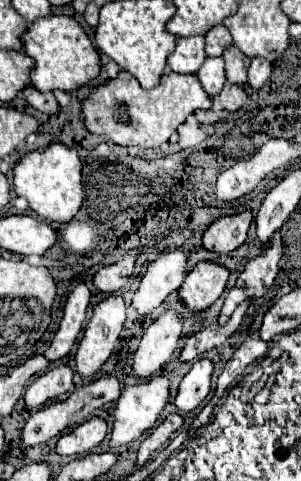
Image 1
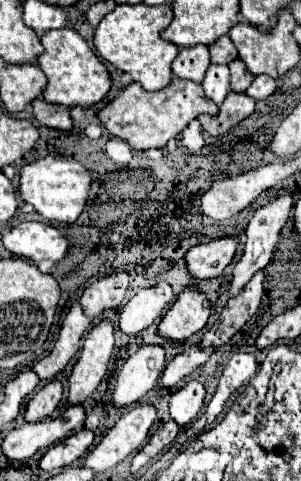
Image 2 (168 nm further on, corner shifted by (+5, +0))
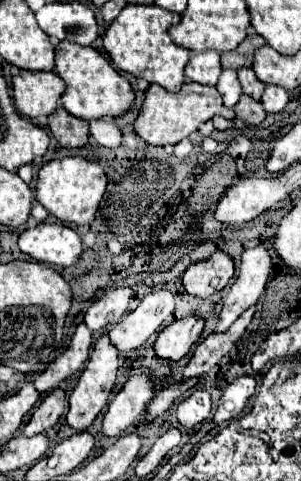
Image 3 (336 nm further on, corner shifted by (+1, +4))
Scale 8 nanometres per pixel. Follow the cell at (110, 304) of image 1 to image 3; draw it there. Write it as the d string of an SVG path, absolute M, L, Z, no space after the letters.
M103 333L95 347L91 357L87 359L85 367L81 369L81 375L77 379L77 385L69 397L69 413L67 413L67 425L71 425L75 431L85 431L93 419L97 417L97 413L109 403L109 393L115 385L115 377L117 377L117 369L119 369L119 351L117 347L111 343L109 335Z

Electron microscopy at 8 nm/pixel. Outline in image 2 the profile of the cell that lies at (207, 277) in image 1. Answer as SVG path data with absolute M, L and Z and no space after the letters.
M195 289L183 291L173 307L165 313L163 321L157 327L157 335L165 341L177 343L189 339L193 333L201 331L209 317L209 301L207 297Z

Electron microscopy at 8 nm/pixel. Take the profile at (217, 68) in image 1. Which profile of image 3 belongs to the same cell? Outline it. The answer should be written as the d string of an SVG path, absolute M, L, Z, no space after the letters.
M223 69L221 71L221 77L217 81L217 91L223 97L225 107L233 107L239 101L239 97L241 97L241 85L239 85L235 69Z

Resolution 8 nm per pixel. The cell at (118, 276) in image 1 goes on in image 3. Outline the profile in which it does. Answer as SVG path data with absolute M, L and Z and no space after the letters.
M115 287L107 289L99 299L95 299L85 311L85 323L95 333L107 325L115 325L121 321L129 307L133 291L131 287Z

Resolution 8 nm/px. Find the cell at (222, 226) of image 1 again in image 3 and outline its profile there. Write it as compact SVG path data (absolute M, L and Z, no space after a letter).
M217 249L209 259L193 263L183 273L183 287L195 297L209 297L221 291L233 277L233 259L225 251Z

